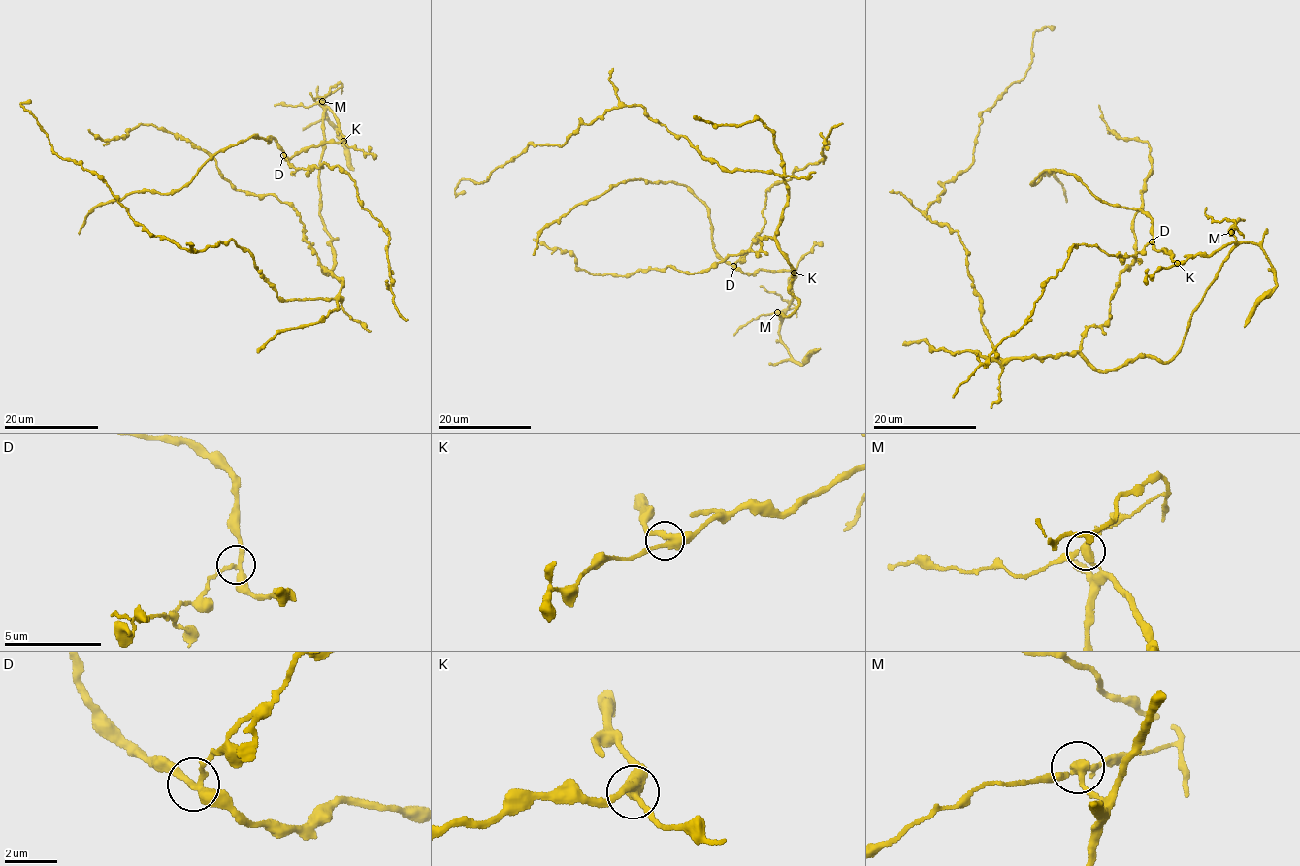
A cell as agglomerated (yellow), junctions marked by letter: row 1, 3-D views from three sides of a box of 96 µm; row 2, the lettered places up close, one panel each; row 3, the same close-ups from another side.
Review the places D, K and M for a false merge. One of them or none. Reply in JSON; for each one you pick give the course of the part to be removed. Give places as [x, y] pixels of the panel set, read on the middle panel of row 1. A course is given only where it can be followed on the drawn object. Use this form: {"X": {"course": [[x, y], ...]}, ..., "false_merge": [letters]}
{"M": {"course": [[777, 311], [795, 305], [760, 286]]}, "false_merge": ["M"]}

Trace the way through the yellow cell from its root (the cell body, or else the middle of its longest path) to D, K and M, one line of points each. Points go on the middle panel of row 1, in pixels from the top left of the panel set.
D: (789, 292), (798, 307), (788, 316), (781, 313), (782, 319), (792, 298), (794, 273), (744, 273), (733, 266)
K: (789, 292), (798, 301), (798, 307), (788, 316), (781, 313), (779, 318), (782, 319), (792, 298), (794, 272)
M: (789, 292), (798, 301), (798, 307), (788, 316), (781, 313), (779, 318), (782, 319), (777, 311)

